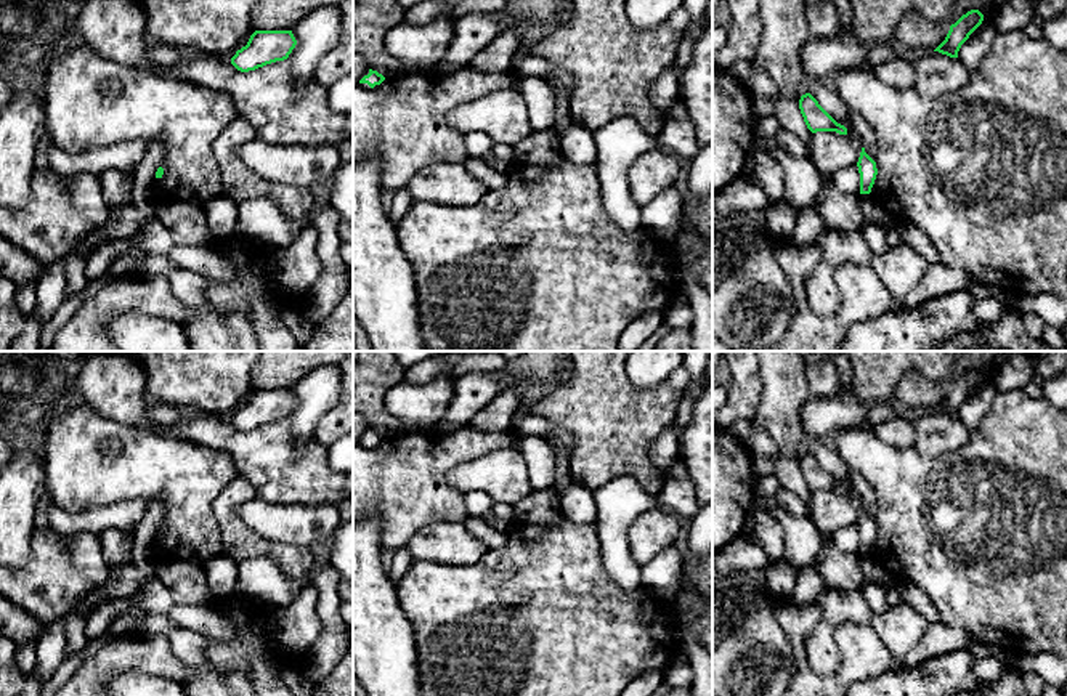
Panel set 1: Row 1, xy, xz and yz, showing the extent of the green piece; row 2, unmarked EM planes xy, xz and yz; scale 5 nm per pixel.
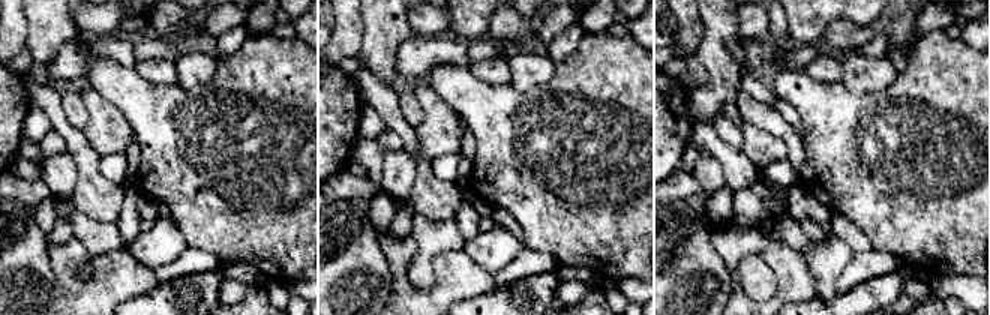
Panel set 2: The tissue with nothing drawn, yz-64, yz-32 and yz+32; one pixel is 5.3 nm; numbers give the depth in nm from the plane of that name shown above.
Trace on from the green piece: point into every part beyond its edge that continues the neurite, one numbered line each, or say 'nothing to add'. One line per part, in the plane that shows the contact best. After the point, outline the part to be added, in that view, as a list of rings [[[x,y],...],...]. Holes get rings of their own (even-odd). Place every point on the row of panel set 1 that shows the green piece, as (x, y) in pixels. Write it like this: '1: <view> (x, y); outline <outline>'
nothing to add

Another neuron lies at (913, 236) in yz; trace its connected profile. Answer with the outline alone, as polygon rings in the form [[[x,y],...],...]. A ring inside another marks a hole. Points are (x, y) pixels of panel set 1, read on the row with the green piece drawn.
[[[899,223],[902,242],[916,250],[929,265],[940,263],[939,253],[929,237],[913,223]]]

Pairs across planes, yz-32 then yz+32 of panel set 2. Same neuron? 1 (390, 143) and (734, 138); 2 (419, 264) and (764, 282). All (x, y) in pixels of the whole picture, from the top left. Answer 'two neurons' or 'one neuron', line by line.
1: one neuron
2: one neuron

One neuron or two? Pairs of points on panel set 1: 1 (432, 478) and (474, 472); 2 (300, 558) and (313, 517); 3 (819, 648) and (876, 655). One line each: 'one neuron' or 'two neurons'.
1: two neurons
2: two neurons
3: two neurons

